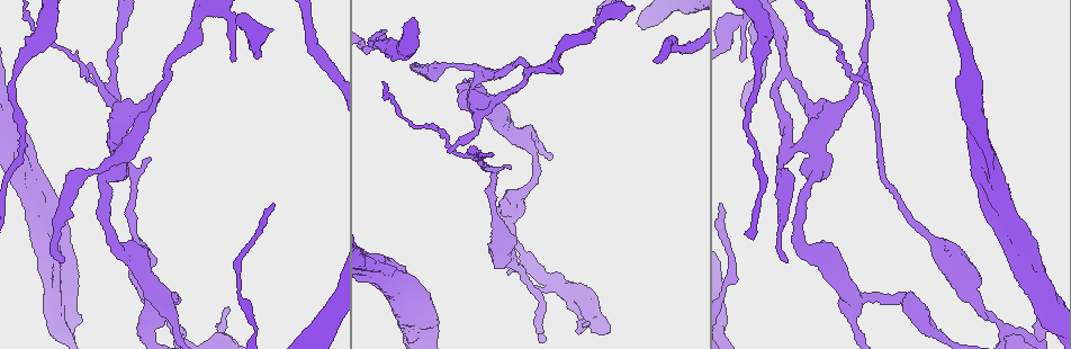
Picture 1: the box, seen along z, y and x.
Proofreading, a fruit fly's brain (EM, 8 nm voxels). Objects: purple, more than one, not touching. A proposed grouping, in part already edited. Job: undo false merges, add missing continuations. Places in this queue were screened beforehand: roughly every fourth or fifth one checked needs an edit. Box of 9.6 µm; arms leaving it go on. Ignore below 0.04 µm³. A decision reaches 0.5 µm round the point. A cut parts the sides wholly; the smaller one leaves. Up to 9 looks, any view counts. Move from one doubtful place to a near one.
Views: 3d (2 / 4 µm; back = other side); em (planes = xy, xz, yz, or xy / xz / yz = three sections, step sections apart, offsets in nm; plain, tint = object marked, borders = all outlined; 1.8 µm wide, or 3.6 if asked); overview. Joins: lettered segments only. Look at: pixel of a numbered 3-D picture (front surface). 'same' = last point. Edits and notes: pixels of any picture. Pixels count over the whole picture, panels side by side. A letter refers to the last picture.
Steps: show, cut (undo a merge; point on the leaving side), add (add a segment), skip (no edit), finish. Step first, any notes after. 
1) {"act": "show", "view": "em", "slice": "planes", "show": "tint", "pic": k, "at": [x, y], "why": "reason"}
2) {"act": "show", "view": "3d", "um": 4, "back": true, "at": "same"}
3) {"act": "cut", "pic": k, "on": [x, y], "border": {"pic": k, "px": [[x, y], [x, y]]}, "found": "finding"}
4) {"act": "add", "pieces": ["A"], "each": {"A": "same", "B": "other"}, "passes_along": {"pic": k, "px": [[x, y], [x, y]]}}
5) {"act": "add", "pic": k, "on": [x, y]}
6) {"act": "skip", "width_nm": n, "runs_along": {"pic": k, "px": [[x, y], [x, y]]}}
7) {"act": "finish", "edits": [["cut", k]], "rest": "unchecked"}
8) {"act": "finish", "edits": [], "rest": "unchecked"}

{"act": "show", "view": "em", "slice": "planes", "show": "borders", "pic": 1, "at": [479, 71], "why": "three arms meet"}

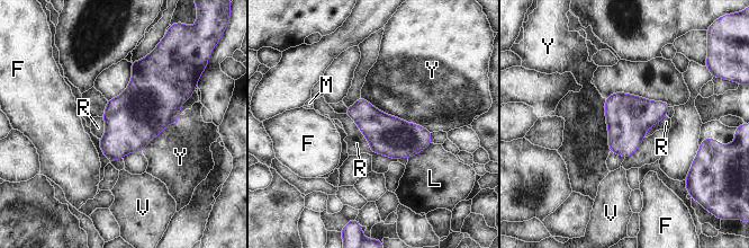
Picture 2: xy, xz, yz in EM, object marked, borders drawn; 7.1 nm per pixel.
{"act": "skip", "width_nm": 280, "each": {"F": "other", "L": "other", "M": "other", "R": "other", "V": "other", "Y": "other"}, "found": "continuous, no second neuron"}

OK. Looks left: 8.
{"act": "show", "view": "3d", "um": 2, "pic": 1, "at": [786, 259], "why": "thin end"}

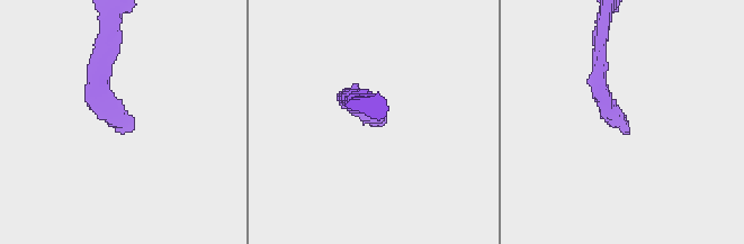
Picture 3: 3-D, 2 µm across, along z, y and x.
{"act": "show", "view": "em", "slice": "xz", "step": 16, "show": "borders", "pic": 3, "at": [384, 124], "why": "shape alone is not enough"}

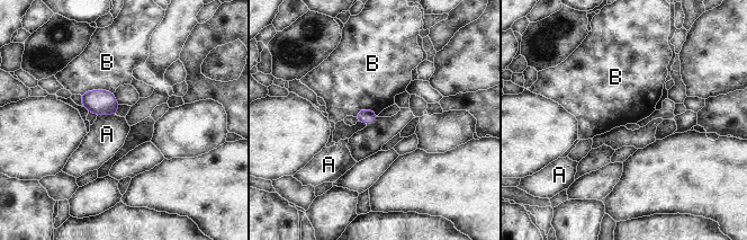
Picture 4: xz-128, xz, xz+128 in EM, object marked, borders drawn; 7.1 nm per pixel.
{"act": "skip", "longest_contact_nm": ["B", 240], "each": {"A": "other", "B": "other"}, "border": {"pic": 4, "px": [[113, 91], [87, 90], [80, 95]]}, "found": "no lettered segment goes on from it"}

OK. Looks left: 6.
{"act": "show", "view": "em", "slice": "planes", "show": "borders", "pic": 1, "at": [944, 245]}

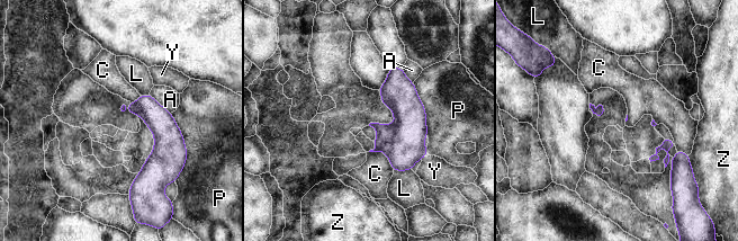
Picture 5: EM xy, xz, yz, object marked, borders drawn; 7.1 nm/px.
{"act": "skip", "width_nm": 40, "each": {"A": "other", "C": "other", "L": "other", "P": "other", "Y": "other", "Z": "other"}, "runs_along": {"pic": 5, "px": [[147, 97], [161, 159], [134, 185]]}, "found": "all the same neuron"}

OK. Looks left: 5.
{"act": "show", "view": "3d", "um": 2, "pic": 1, "at": [238, 20]}

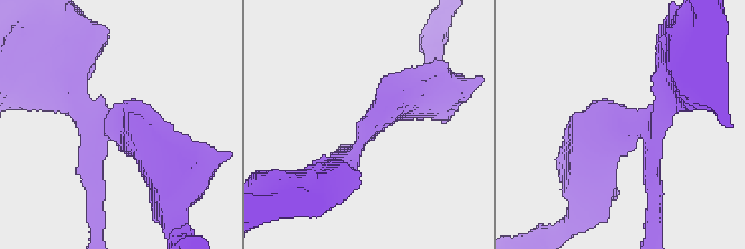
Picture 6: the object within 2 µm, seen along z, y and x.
{"act": "show", "view": "em", "slice": "planes", "show": "borders", "pic": 6, "at": [635, 130]}

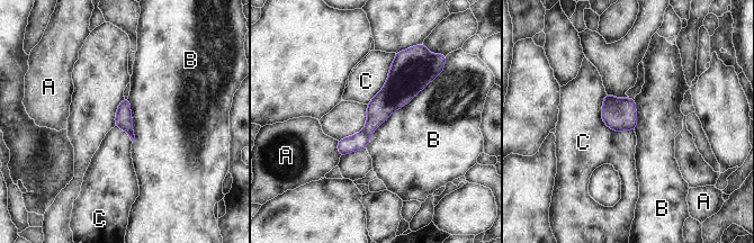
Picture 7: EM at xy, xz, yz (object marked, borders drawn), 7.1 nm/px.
{"act": "cut", "pic": 7, "on": [383, 105], "width_nm": 130, "each": {"A": "other", "B": "other", "C": "other"}, "border": {"pic": 7, "px": [[362, 131], [369, 137]]}, "found": "a second neuron is stuck on"}

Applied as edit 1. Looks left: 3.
{"act": "finish", "edits": [["cut", 7]], "rest": "unchecked"}

